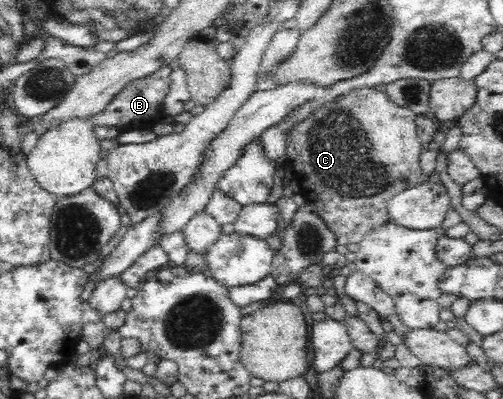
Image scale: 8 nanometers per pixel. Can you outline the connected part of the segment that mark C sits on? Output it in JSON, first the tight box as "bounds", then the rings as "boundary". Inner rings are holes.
{"bounds":[284,87,424,244],"boundary":[[[374,87],[361,88],[324,105],[310,118],[295,124],[288,135],[284,167],[292,167],[292,182],[299,185],[299,192],[307,202],[317,206],[319,217],[335,233],[337,244],[360,243],[370,230],[388,224],[390,200],[402,190],[418,184],[420,156],[424,151],[417,136],[417,116],[409,108],[391,103],[386,92],[379,92]]]}

